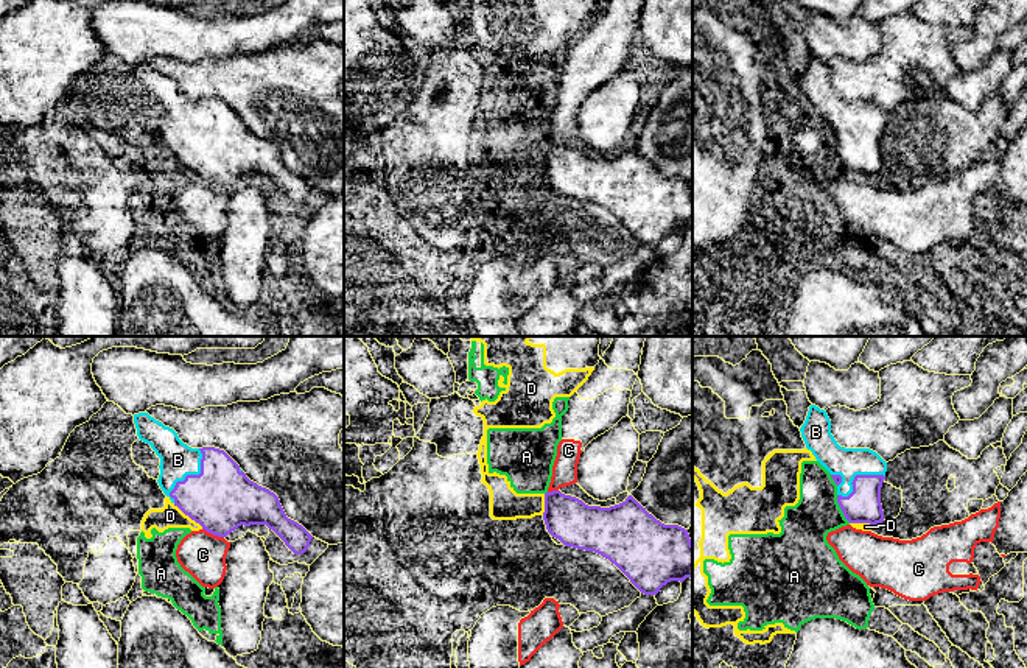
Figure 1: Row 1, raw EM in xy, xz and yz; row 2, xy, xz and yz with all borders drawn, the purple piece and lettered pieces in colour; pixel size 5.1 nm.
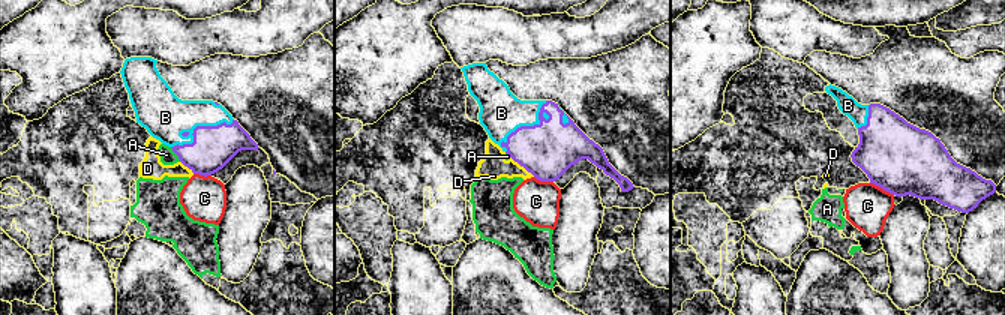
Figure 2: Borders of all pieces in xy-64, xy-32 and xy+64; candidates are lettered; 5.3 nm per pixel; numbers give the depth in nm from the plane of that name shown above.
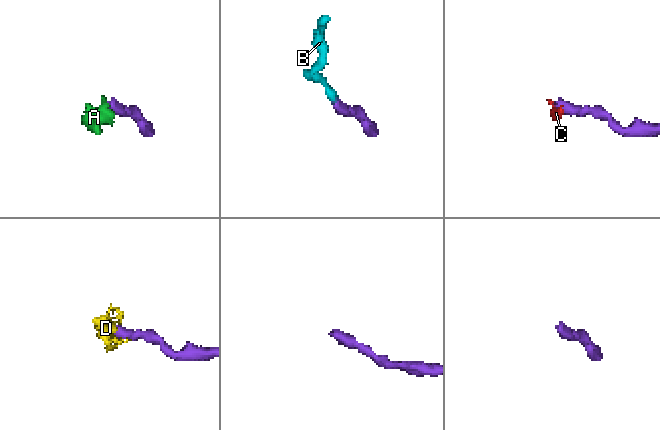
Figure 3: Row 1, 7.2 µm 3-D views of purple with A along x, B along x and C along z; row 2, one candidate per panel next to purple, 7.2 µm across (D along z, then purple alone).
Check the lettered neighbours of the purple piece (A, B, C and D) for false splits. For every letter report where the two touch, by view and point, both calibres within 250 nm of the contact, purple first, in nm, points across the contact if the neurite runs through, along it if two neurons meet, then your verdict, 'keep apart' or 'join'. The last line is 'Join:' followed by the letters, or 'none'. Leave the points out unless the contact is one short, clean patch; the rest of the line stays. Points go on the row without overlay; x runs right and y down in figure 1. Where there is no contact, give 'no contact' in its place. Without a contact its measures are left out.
A: yz (841, 159) | 180/240 nm | along yz (836, 147), (842, 165), (850, 173) | keep apart
B: xy (190, 126) | 340/180 nm | join
C: xy (213, 186) | 340/240 nm | along xy (203, 179), (223, 189) | keep apart
D: xy (189, 167) | 340/120 nm | along xy (173, 154), (203, 179) | keep apart
Join: B

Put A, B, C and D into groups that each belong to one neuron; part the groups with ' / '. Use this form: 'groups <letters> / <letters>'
groups A D / B / C

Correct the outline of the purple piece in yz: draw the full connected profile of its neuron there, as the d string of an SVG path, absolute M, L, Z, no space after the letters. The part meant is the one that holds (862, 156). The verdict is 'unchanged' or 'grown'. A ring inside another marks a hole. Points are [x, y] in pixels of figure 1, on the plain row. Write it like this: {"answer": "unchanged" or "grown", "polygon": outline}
{"answer": "grown", "polygon": "M809 58L800 79L806 100L831 125L837 135L837 154L850 174L884 173L881 139L887 114L870 100L845 100L831 86L825 61Z"}

